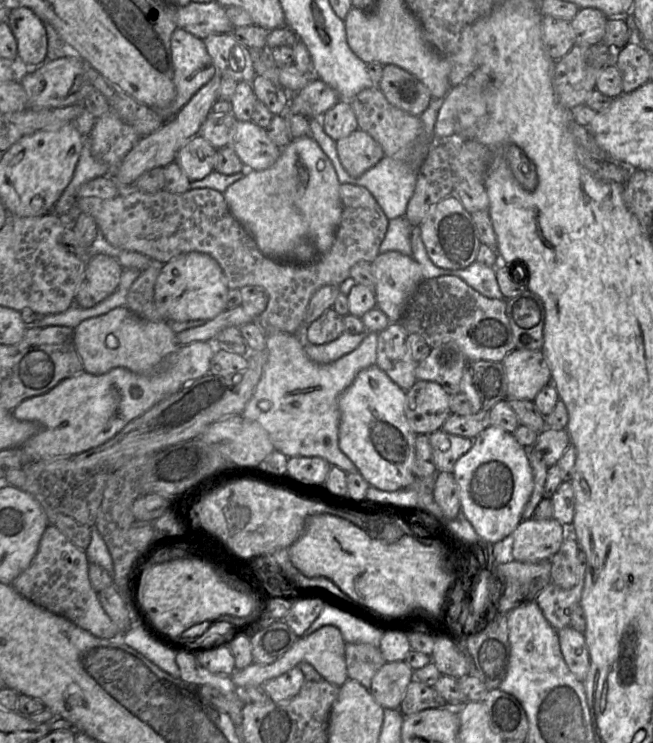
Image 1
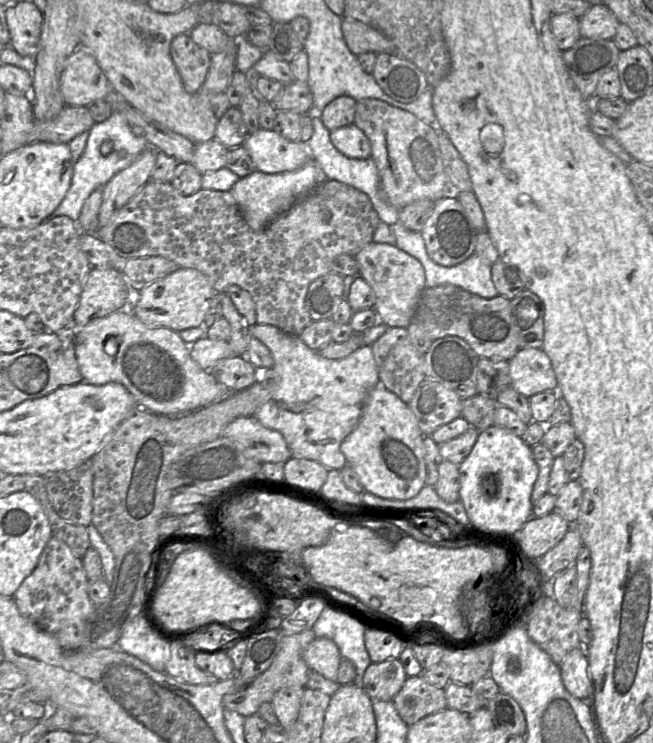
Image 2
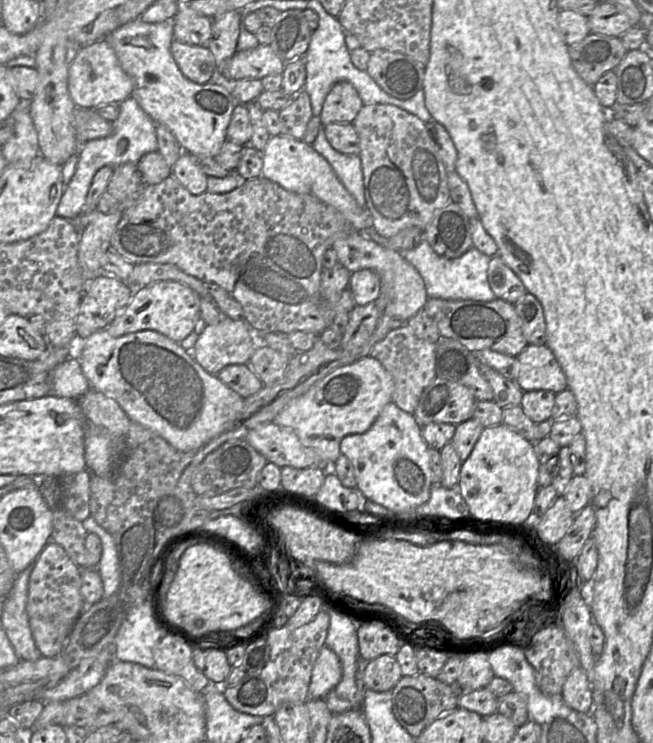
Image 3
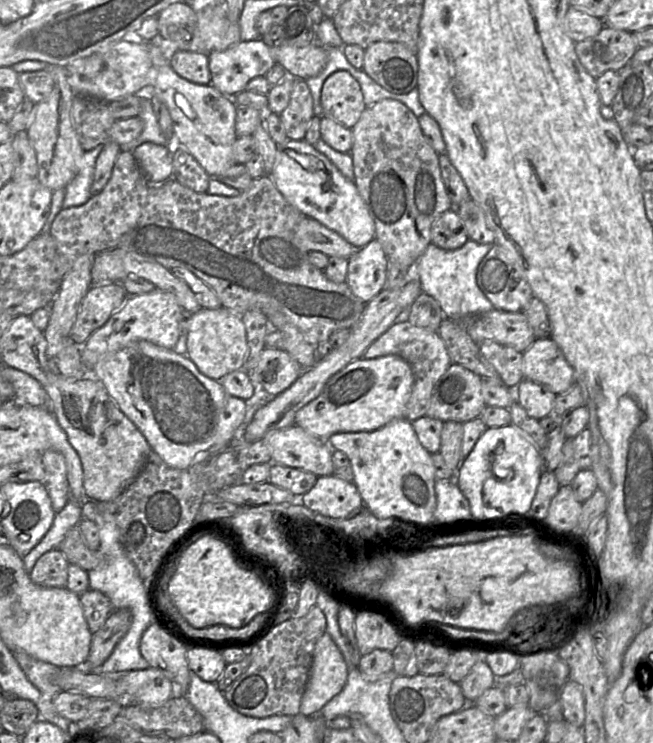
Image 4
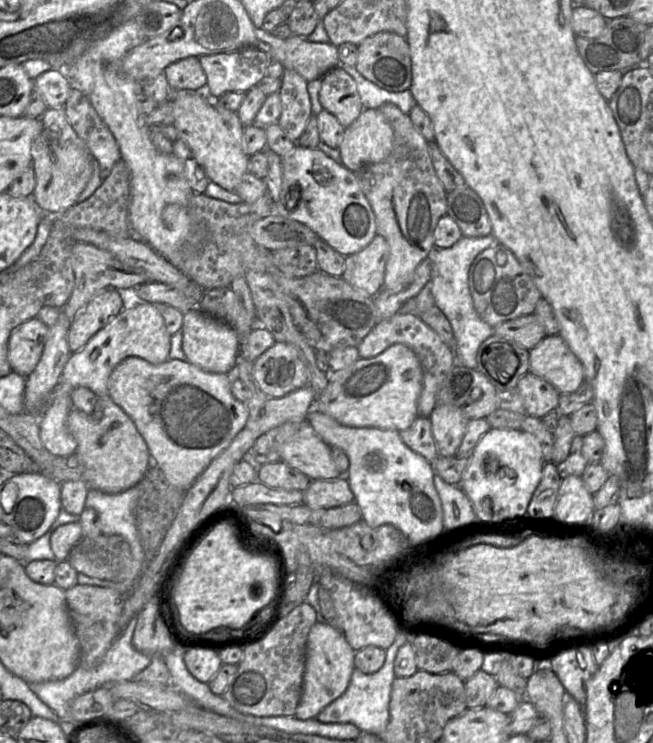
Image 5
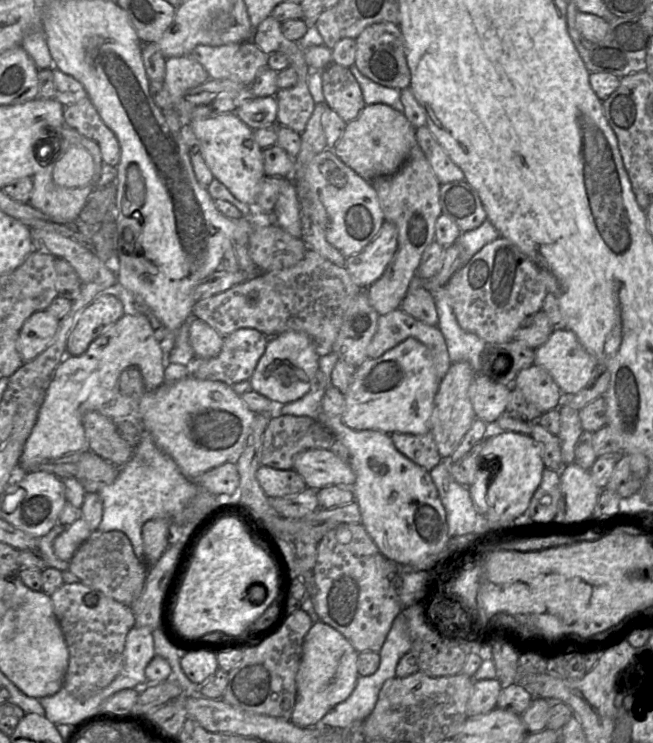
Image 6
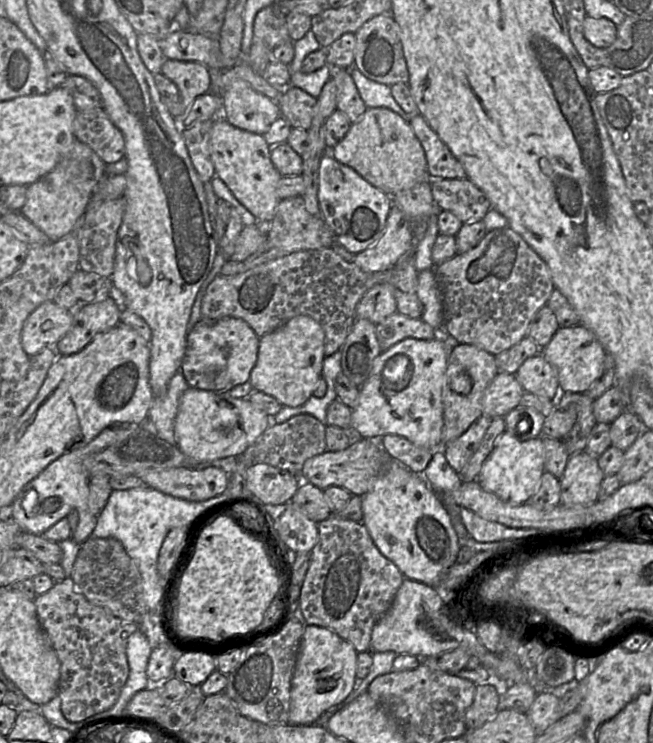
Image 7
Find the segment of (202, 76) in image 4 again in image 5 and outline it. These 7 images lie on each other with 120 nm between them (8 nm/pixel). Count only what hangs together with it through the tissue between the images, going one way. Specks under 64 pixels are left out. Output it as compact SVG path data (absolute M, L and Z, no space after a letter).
M190 56L178 60L164 70L171 93L189 89L203 91L206 89L207 76L201 66L199 57Z

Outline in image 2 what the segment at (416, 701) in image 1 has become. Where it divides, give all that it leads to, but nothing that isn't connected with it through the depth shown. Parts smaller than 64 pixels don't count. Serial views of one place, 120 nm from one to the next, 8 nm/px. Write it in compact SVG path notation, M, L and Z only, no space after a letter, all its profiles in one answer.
M421 675L407 677L393 703L408 726L447 708L444 689L427 683Z

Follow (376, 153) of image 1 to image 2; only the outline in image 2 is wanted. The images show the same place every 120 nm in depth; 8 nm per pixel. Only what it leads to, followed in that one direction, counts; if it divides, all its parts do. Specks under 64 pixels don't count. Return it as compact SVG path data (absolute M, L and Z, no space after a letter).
M353 123L330 131L330 140L334 147L346 157L366 159L371 156L369 139Z

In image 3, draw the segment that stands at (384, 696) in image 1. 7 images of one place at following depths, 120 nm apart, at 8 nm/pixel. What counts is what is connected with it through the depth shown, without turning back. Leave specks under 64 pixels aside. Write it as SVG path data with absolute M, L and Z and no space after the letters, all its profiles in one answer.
M384 654L368 661L363 681L366 689L386 692L391 691L402 677L395 656Z

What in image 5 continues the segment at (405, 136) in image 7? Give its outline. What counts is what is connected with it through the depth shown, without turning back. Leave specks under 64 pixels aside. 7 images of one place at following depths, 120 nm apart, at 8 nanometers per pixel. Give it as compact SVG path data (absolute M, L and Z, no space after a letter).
M378 108L363 109L344 130L337 148L341 164L350 171L386 158L393 145L393 130Z

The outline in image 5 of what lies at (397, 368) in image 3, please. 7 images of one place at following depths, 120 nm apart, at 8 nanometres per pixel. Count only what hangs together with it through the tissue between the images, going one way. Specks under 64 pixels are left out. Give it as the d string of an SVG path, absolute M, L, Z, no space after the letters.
M396 313L390 318L379 321L370 333L358 345L360 358L373 358L394 344L404 344L409 347L420 361L423 372L423 386L418 400L418 417L429 417L437 405L437 399L442 385L452 368L456 365L453 350L445 344L440 336L415 313Z

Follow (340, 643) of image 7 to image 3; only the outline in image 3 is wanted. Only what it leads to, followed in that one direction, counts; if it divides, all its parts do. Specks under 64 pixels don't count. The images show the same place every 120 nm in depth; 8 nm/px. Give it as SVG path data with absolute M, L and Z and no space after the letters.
M323 646L312 669L308 688L308 699L324 698L334 690L342 677L338 656L327 646Z

